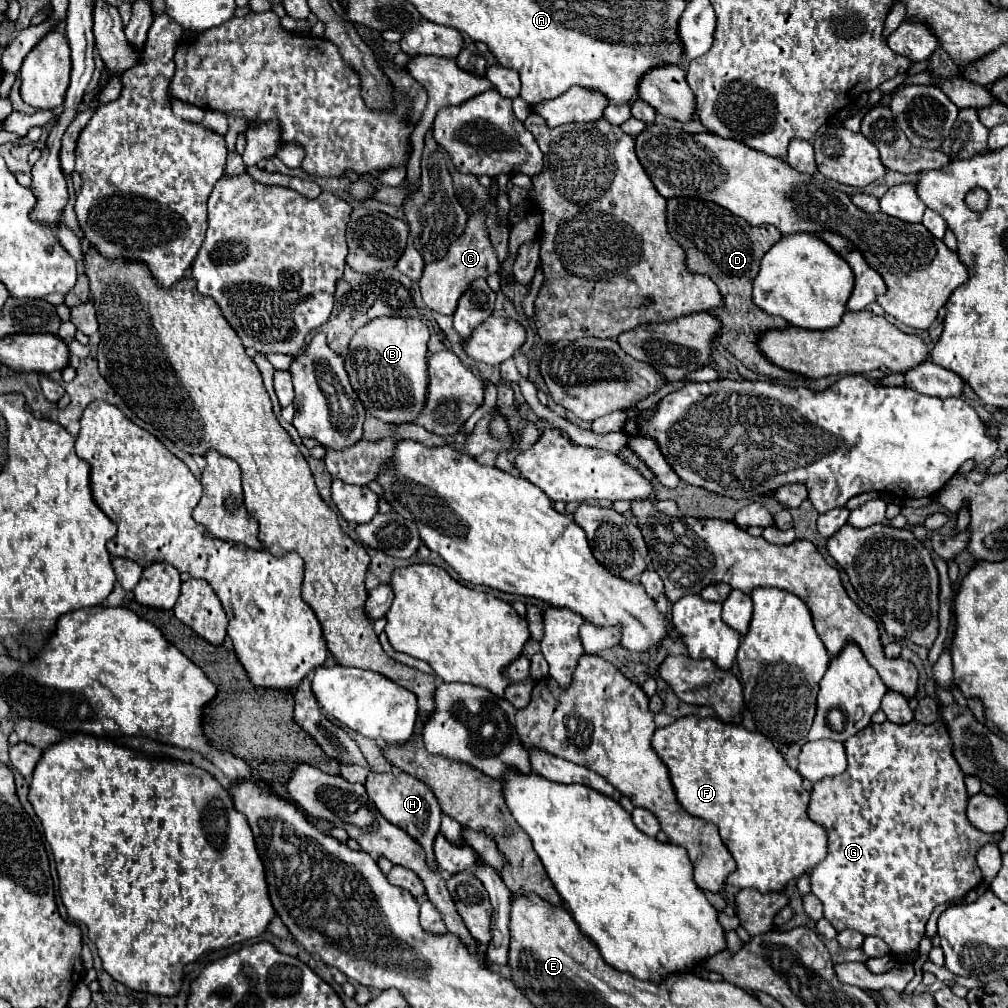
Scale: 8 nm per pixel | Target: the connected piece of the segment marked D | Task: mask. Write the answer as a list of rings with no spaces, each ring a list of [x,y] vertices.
[[[673,197],[667,201],[667,227],[673,239],[683,247],[687,253],[687,267],[693,273],[703,273],[711,277],[725,301],[721,311],[715,315],[721,319],[723,329],[717,341],[735,355],[745,367],[753,369],[759,375],[767,375],[771,379],[797,379],[801,375],[791,373],[773,365],[759,349],[759,339],[769,329],[787,329],[789,325],[785,319],[771,317],[761,311],[751,297],[753,277],[757,277],[761,257],[781,239],[781,233],[773,225],[753,227],[741,217],[733,215],[731,211],[719,207],[717,203],[703,201],[703,199],[689,199],[689,197]]]

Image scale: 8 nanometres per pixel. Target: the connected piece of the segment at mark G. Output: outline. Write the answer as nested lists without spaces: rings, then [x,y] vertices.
[[[911,721],[907,725],[897,725],[897,723],[869,723],[869,727],[865,727],[863,731],[857,731],[857,735],[849,737],[845,743],[847,749],[847,771],[837,775],[837,777],[827,777],[821,779],[813,785],[811,791],[811,801],[809,801],[809,817],[823,825],[827,829],[827,839],[829,839],[829,851],[825,861],[821,861],[813,871],[811,871],[811,893],[819,897],[819,901],[823,903],[823,911],[825,911],[825,919],[841,933],[845,929],[853,929],[853,931],[861,931],[863,935],[875,935],[881,937],[889,949],[891,955],[897,961],[909,961],[915,959],[919,953],[919,941],[925,935],[925,925],[933,913],[933,909],[937,905],[947,903],[947,899],[959,899],[965,897],[971,889],[975,889],[981,883],[981,869],[975,861],[977,851],[985,845],[985,843],[1001,843],[1003,833],[997,835],[985,835],[983,831],[977,831],[965,811],[967,811],[967,803],[969,803],[969,793],[965,789],[965,775],[963,771],[959,771],[957,761],[953,759],[953,741],[947,733],[947,727],[941,721],[935,721],[933,725],[923,725],[919,721]]]

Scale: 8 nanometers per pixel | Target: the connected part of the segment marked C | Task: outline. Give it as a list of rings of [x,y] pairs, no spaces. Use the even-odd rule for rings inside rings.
[[[479,211],[467,221],[467,229],[449,247],[447,257],[441,259],[441,261],[425,265],[423,277],[419,279],[423,301],[429,309],[433,309],[437,313],[453,315],[461,295],[465,293],[465,287],[469,287],[469,283],[473,283],[473,279],[487,279],[489,273],[497,273],[497,271],[499,271],[499,263],[497,263],[497,255],[495,255],[495,251],[489,243],[489,237],[487,237],[485,213]]]

